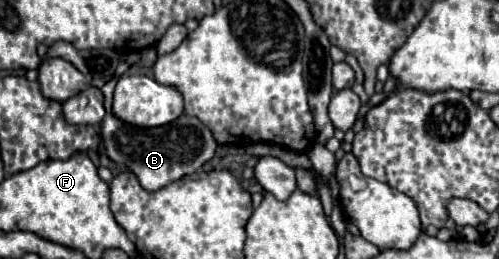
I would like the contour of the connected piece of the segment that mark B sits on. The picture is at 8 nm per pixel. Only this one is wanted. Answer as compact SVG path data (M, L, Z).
M107 114L101 122L101 140L105 154L119 166L135 172L141 186L149 192L197 172L205 162L213 158L217 150L217 142L211 136L211 130L199 118L187 114L159 128L137 128L115 118L113 114Z

